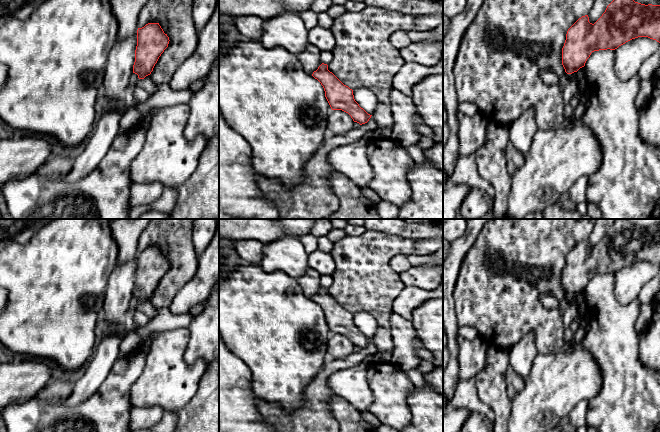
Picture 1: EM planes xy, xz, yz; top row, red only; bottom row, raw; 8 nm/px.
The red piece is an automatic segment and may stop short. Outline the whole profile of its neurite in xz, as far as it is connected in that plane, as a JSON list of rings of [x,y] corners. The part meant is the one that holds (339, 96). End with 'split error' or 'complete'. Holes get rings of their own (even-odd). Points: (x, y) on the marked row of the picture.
[[[322,63],[312,76],[323,86],[325,97],[332,110],[342,110],[348,113],[353,121],[360,125],[369,121],[372,115],[359,106],[354,99],[353,90],[330,72],[327,64]]]; complete

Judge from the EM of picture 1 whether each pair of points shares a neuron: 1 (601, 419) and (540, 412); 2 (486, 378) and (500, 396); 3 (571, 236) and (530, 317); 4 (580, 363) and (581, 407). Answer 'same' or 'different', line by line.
1: different
2: same
3: same
4: different

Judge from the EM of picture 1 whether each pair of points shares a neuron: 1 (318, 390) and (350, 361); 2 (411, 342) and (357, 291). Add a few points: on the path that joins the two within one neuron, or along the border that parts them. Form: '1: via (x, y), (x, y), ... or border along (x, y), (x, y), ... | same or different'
1: via (320, 380), (335, 365), (340, 364) | same
2: border along (392, 312), (390, 327), (392, 343), (394, 345) | different

